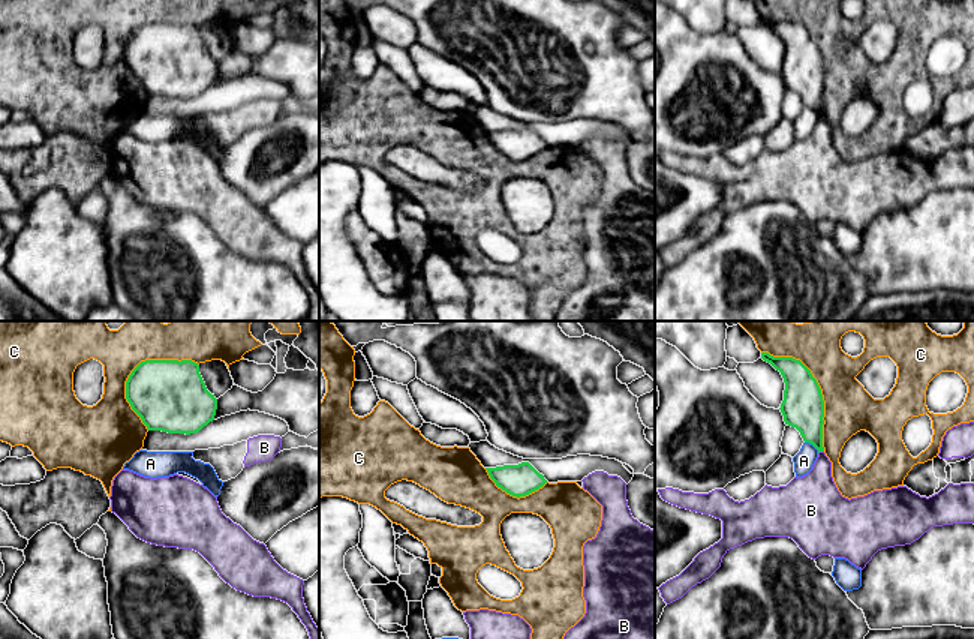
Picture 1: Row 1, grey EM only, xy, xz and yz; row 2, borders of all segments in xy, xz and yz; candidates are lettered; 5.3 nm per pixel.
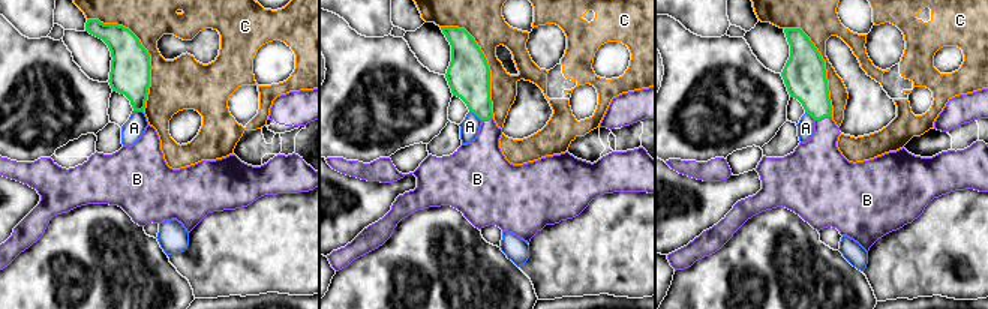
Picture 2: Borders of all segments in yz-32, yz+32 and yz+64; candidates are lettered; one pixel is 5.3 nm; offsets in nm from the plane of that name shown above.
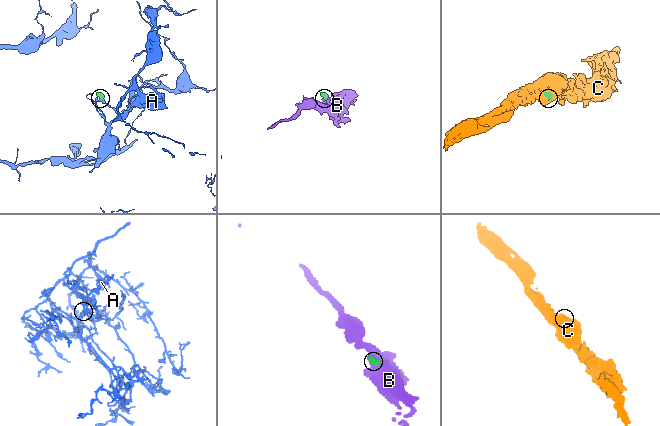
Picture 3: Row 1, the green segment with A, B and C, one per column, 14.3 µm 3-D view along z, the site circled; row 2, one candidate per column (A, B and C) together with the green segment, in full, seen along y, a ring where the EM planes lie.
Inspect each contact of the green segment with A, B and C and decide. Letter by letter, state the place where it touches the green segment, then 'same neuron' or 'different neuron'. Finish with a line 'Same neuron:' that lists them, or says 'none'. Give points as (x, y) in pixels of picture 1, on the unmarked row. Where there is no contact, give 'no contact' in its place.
A: meets green in yz at (812, 108); different neuron
B: meets green in yz at (820, 114); same neuron
C: meets green in yz at (818, 51); different neuron
Same neuron: B

